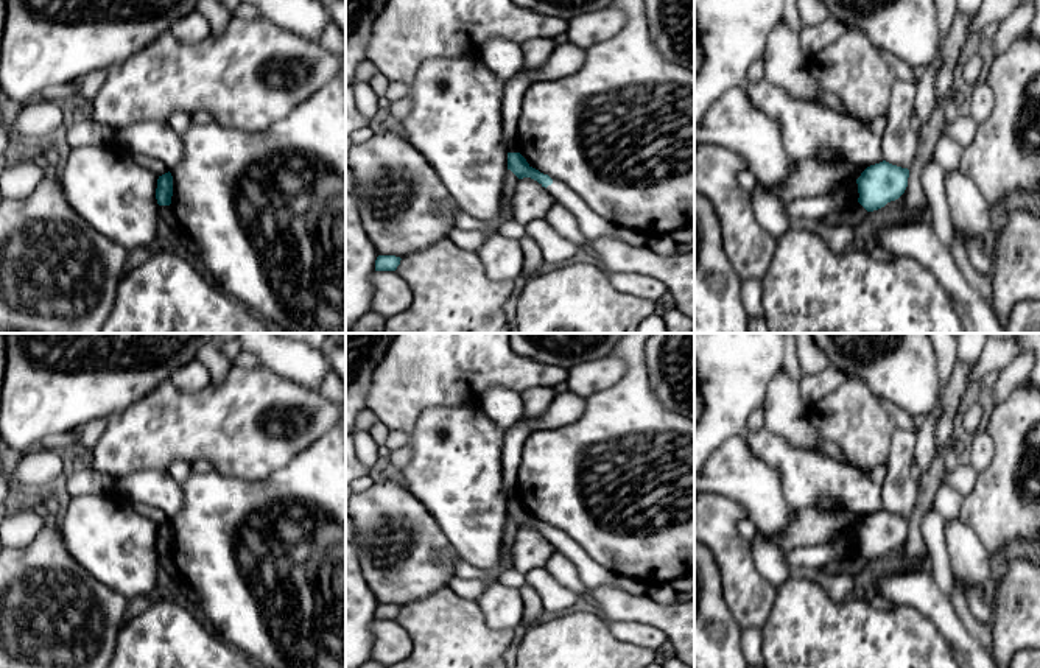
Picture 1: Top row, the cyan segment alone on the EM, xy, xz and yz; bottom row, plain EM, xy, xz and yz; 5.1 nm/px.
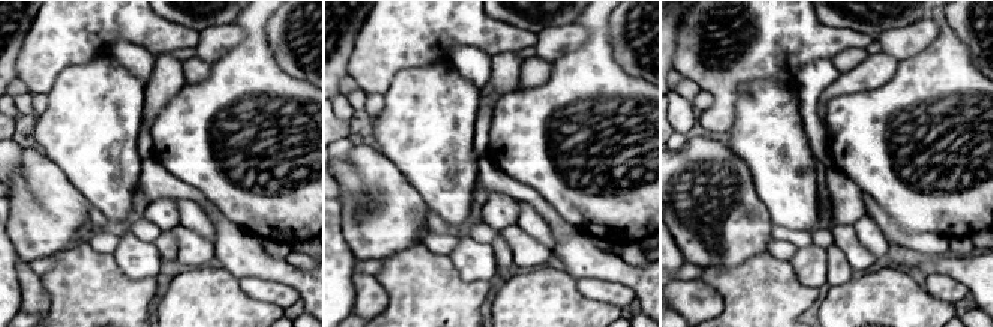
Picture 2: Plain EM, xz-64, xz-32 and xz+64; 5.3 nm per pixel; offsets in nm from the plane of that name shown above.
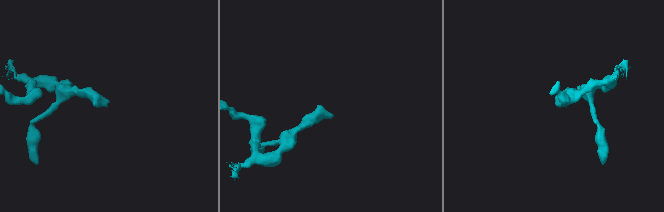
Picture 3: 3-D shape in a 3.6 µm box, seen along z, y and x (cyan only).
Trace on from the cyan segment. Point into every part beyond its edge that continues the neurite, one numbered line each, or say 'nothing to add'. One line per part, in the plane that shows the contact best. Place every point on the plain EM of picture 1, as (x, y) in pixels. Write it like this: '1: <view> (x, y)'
1: xz (592, 575)

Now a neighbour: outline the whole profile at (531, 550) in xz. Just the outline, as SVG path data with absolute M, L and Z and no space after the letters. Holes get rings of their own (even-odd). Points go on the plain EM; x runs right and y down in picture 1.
M531 526L518 528L515 543L511 550L512 567L528 573L545 567L554 553L550 540Z

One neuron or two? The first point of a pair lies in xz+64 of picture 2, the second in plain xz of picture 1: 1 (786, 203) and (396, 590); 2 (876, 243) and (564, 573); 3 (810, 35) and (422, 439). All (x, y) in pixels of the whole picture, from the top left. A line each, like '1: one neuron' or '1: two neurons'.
1: two neurons
2: one neuron
3: two neurons

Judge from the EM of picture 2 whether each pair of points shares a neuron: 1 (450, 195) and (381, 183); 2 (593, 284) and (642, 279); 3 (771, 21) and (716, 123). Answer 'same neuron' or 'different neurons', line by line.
1: different neurons
2: different neurons
3: same neuron

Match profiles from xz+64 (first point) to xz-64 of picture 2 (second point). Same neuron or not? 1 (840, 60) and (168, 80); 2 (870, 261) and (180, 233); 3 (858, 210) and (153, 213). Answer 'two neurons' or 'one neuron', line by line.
1: one neuron
2: one neuron
3: one neuron

